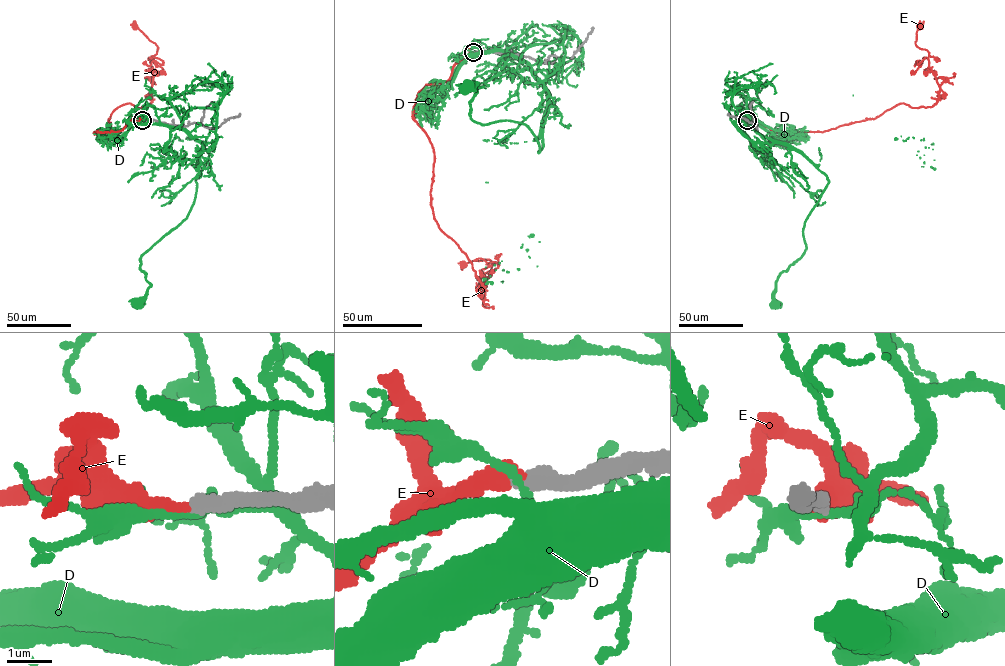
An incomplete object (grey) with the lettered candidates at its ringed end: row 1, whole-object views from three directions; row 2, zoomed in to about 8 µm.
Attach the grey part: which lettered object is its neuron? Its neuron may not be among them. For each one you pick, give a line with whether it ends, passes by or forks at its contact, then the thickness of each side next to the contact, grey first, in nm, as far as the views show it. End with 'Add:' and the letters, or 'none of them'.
E: It ends there. Thickness 360 nm (grey) against 400 nm
Add: E

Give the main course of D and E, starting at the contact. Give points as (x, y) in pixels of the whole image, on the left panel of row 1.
D: (143, 120), (181, 128), (202, 146), (196, 192), (188, 215), (140, 258), (140, 268), (150, 286), (139, 302)
E: (143, 120), (94, 133), (110, 130), (118, 107), (151, 101), (150, 58), (158, 47), (135, 26)

